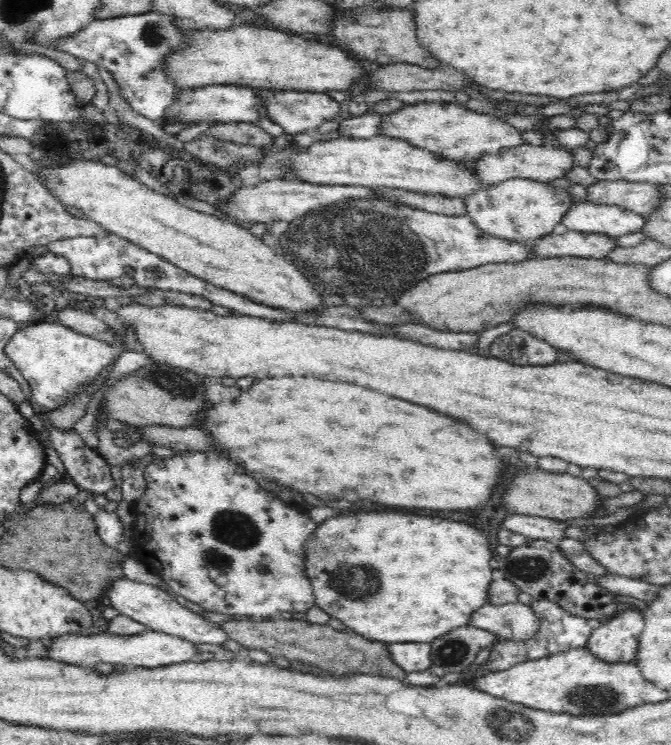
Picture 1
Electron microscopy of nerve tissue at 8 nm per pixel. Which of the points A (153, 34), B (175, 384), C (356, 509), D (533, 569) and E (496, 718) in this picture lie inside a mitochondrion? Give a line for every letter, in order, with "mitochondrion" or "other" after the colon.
A: mitochondrion
B: mitochondrion
C: other
D: mitochondrion
E: mitochondrion

